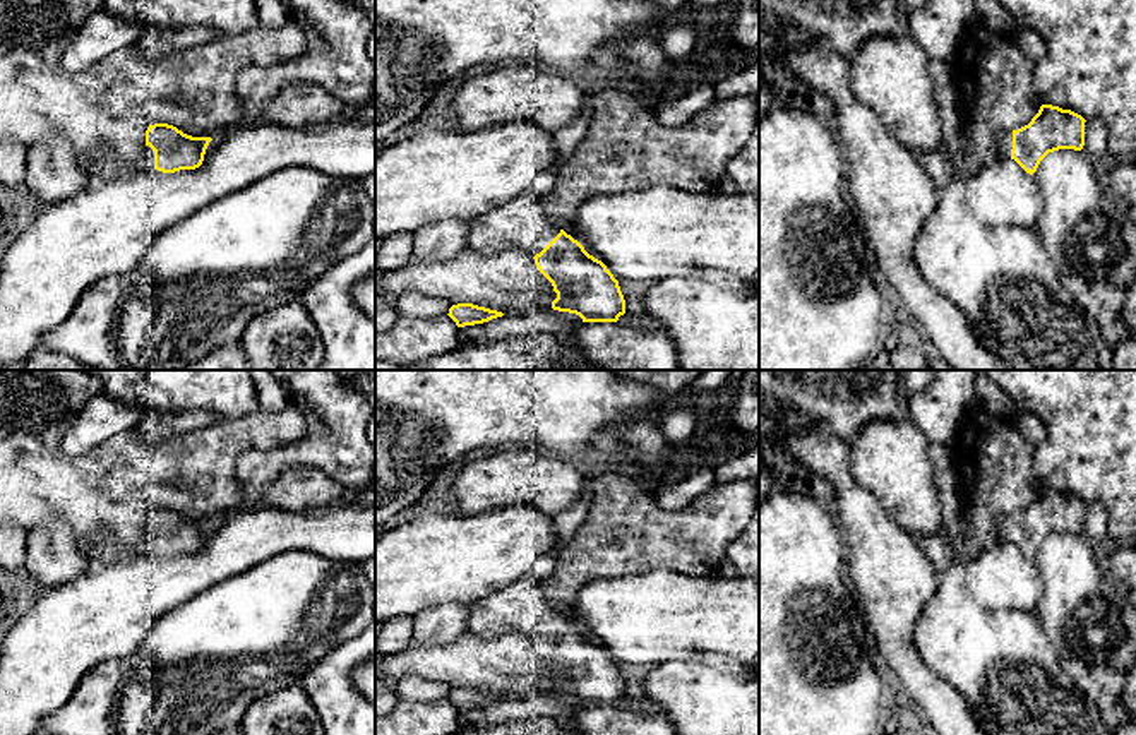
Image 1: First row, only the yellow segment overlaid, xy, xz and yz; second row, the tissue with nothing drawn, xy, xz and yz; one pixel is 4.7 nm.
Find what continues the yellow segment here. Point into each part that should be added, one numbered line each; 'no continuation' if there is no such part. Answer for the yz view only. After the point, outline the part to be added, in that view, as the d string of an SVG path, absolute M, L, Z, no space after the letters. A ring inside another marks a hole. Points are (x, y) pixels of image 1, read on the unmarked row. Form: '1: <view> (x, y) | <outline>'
1: yz (1003, 528) | M1001 516L992 531L992 538L1011 543L1013 516Z

